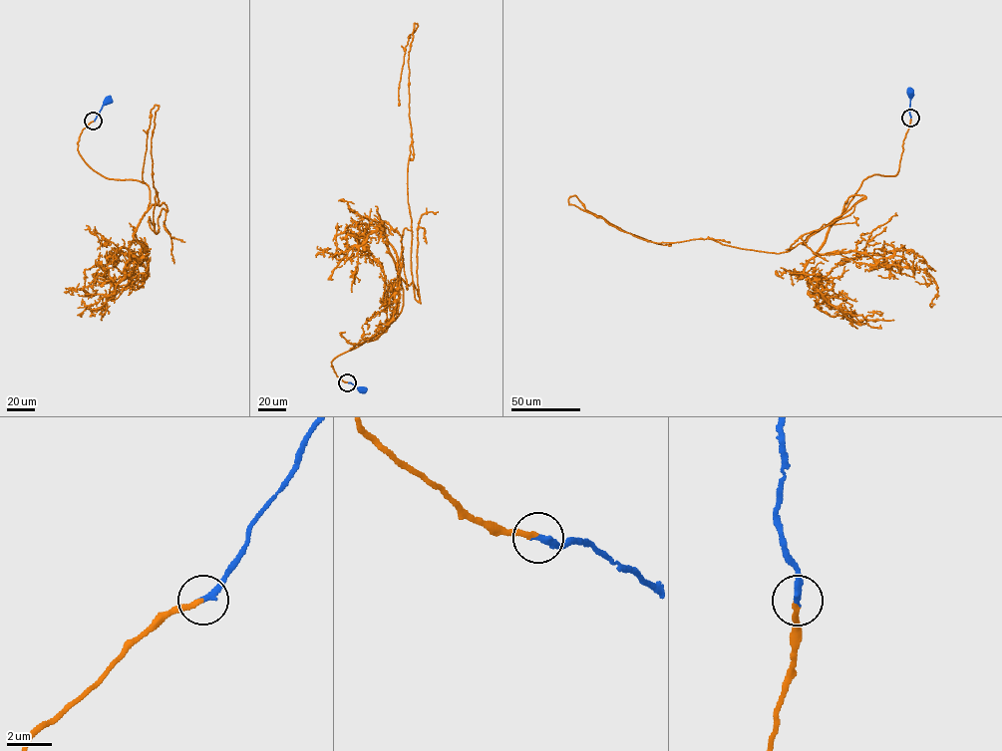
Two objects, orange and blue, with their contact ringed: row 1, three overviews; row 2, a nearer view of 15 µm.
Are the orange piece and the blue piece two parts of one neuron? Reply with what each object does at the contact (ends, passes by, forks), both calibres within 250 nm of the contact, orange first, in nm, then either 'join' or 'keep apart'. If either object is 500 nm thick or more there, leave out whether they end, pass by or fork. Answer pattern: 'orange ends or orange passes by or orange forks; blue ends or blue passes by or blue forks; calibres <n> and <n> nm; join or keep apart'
orange ends; blue ends; calibres 240 and 280 nm; join

